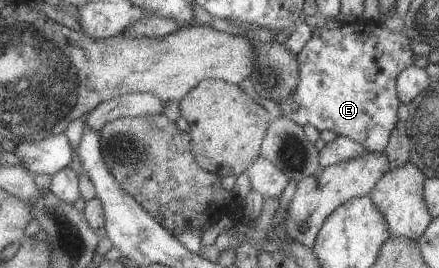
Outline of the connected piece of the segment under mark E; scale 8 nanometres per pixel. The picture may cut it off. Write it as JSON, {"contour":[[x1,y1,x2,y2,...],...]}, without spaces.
{"contour":[[358,21,341,23,332,29,316,29,310,39,295,55,298,63,298,78,295,91,285,99,278,99,281,116,298,126,310,124,319,132,331,130,336,136,347,136,361,144,366,151,383,153,388,137,396,124,396,108,400,104,395,87,396,75,415,60,408,37,401,32,392,32,380,22]]}

